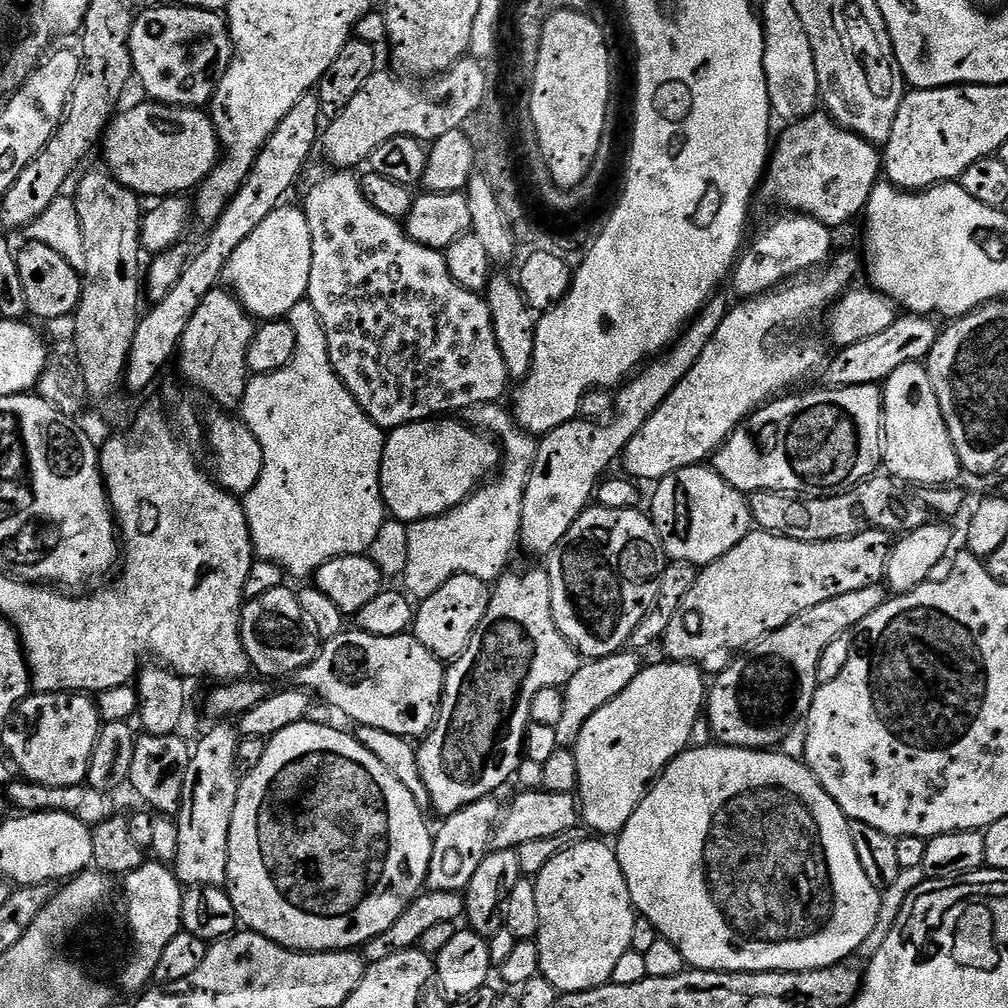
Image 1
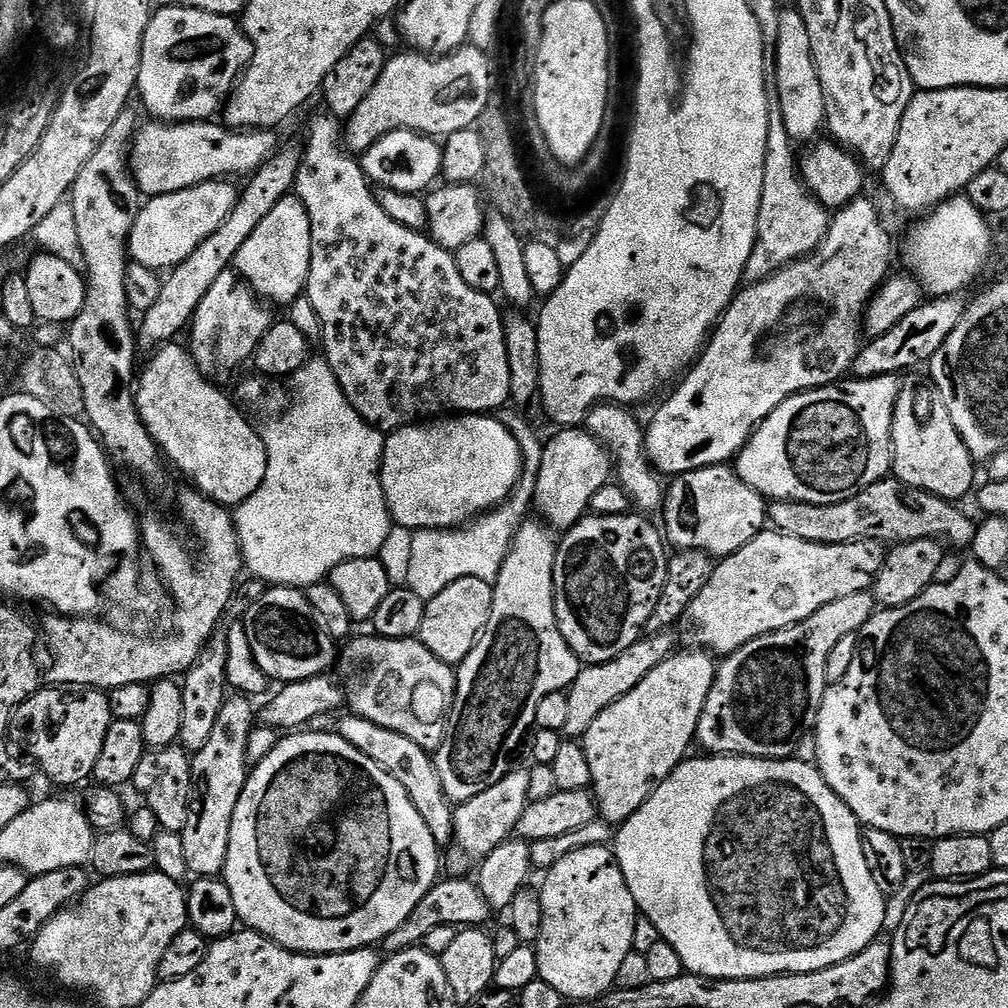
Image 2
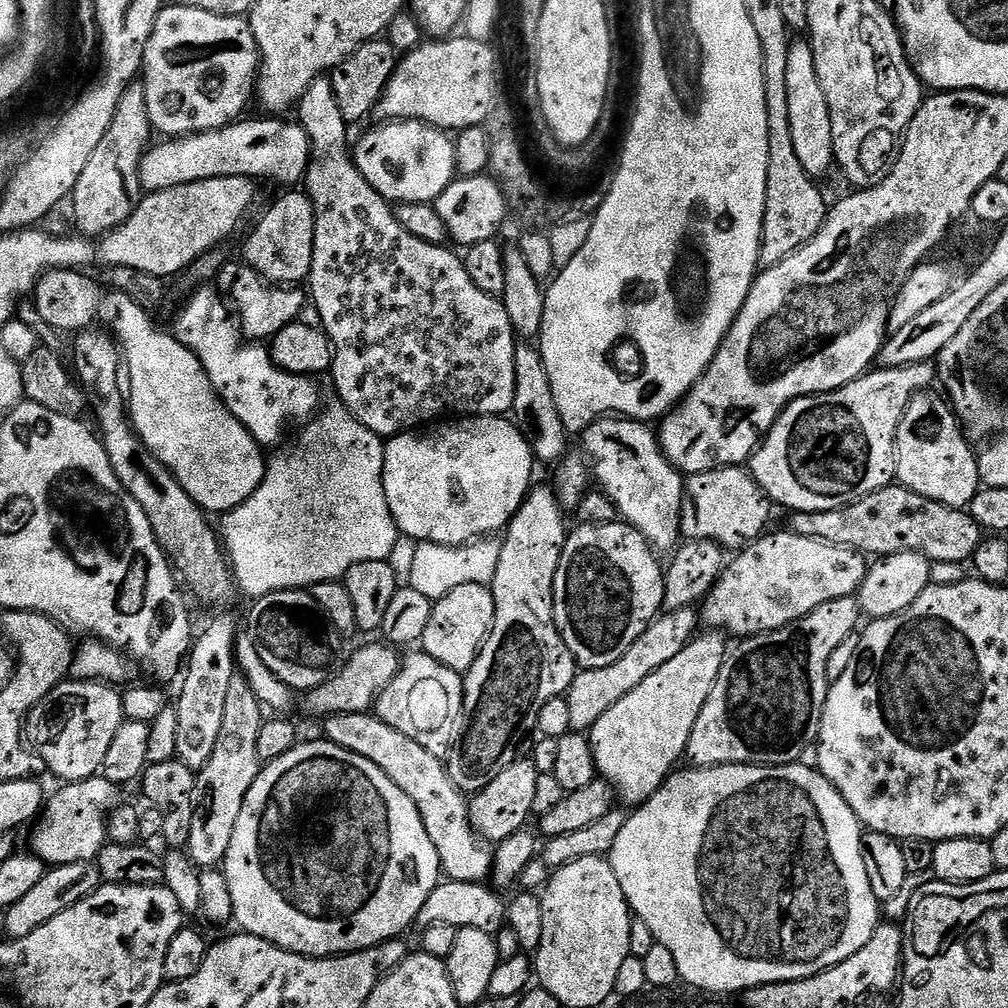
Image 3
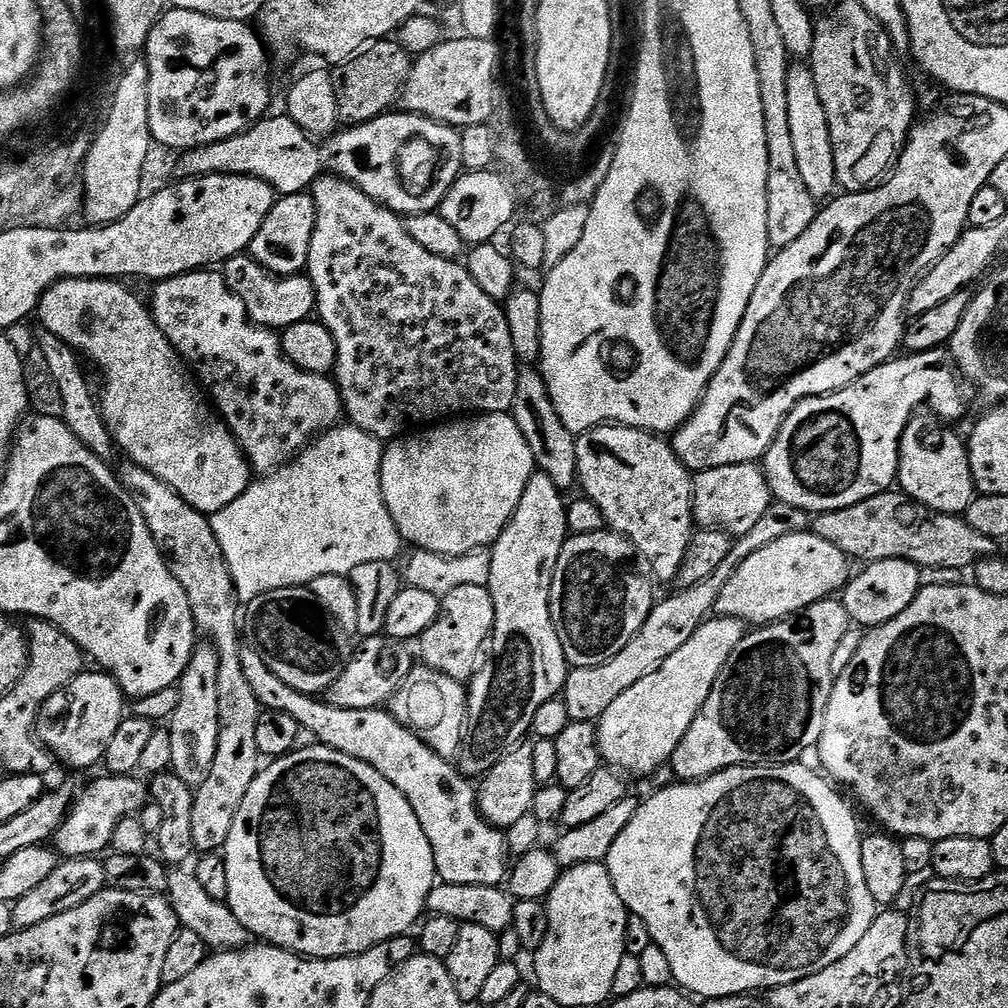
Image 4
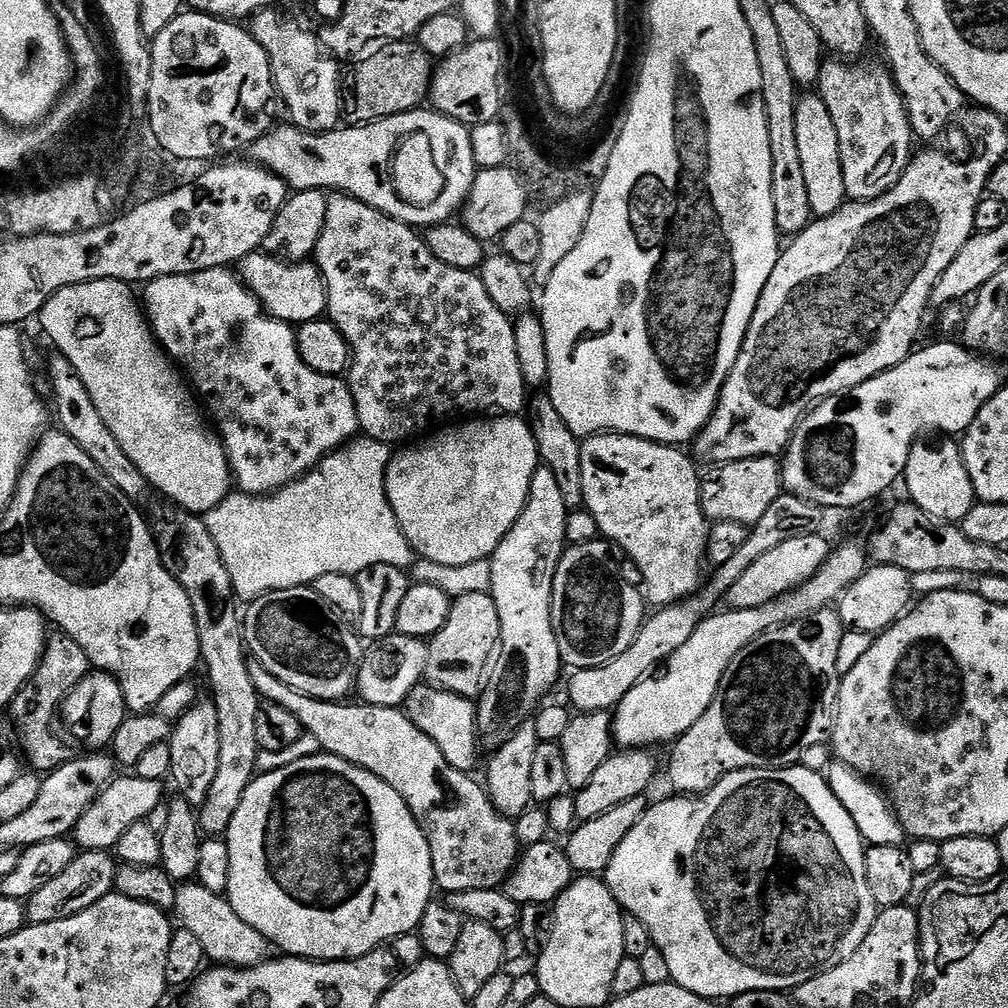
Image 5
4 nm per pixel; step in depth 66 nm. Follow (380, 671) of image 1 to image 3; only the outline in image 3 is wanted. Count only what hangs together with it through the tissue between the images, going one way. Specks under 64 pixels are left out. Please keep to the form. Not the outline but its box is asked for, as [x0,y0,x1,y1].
[374,650,464,758]

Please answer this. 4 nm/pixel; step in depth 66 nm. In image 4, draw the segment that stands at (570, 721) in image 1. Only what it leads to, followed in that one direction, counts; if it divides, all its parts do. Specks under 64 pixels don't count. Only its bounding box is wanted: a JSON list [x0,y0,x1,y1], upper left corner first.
[562,503,809,722]

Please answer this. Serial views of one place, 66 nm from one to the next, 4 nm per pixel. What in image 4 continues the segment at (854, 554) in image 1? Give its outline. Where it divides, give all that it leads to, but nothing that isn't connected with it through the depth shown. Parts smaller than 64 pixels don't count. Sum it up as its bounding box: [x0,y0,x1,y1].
[715,530,850,626]

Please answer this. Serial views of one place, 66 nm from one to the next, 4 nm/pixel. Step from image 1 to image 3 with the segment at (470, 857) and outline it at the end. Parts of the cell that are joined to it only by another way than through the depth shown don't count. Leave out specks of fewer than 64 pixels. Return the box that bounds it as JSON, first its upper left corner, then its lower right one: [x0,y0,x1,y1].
[468,758,540,845]

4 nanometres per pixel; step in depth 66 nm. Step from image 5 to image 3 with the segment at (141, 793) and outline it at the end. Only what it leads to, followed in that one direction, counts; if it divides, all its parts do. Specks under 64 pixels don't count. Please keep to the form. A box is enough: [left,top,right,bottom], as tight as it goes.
[38,774,121,865]

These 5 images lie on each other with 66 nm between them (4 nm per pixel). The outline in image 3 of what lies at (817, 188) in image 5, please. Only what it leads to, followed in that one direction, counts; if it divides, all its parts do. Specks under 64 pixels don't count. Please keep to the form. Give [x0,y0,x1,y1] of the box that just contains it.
[786,38,833,178]

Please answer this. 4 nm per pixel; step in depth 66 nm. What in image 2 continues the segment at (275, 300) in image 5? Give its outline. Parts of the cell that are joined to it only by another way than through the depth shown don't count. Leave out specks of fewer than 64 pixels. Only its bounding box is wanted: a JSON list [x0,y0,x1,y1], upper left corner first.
[190,270,274,376]

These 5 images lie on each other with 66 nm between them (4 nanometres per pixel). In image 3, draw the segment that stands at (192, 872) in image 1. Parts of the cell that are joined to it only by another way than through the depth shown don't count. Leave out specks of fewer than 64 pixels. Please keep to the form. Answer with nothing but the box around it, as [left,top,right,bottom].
[186,674,265,870]

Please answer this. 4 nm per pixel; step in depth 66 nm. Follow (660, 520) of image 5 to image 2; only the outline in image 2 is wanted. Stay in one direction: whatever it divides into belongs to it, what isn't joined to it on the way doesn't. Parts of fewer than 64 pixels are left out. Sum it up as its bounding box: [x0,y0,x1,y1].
[586,402,665,514]

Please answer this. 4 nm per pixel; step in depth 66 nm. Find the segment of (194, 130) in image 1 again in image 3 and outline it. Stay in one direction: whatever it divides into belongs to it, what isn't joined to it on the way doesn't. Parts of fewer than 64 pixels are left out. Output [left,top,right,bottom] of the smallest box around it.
[140,118,310,193]

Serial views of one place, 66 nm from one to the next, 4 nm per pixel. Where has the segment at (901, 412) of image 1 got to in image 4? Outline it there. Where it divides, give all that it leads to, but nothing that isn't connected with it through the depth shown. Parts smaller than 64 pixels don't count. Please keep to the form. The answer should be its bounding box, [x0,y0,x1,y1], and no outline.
[898,410,978,516]

